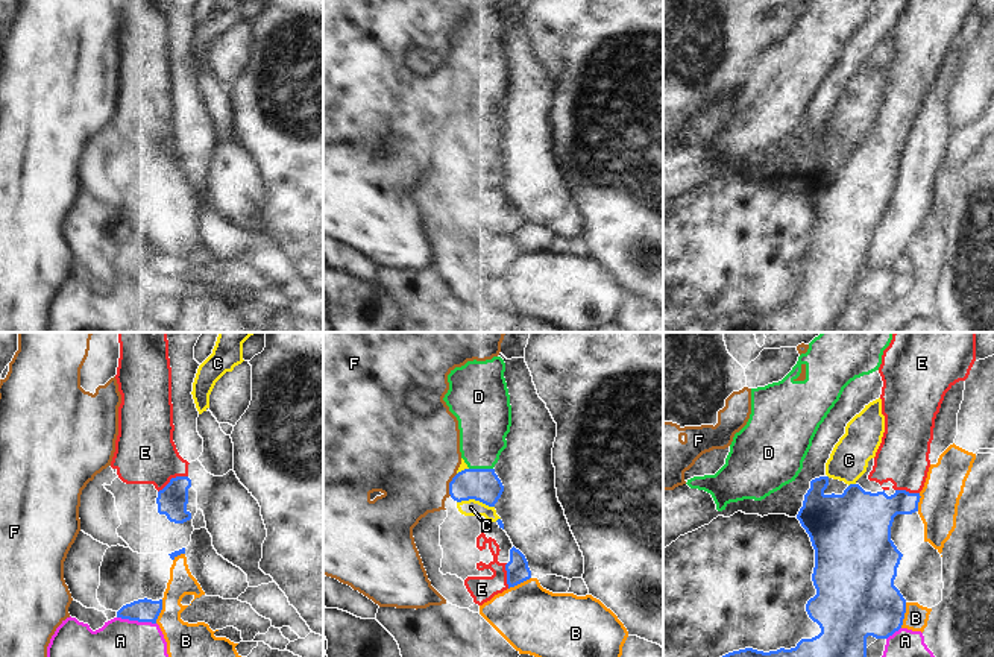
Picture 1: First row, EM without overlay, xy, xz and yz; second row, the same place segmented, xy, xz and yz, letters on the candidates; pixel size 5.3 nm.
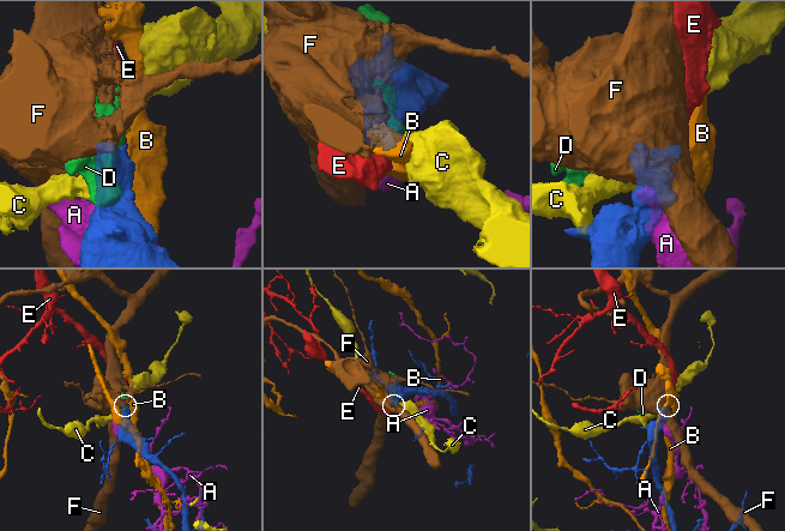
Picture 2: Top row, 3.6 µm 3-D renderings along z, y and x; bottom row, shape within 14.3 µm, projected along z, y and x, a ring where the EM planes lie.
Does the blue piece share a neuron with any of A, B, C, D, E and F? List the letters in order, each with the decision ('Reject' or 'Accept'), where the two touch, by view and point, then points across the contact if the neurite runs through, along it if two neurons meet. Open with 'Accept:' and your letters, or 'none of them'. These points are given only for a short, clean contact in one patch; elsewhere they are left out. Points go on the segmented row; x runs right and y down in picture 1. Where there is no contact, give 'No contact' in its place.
Accept: E
A: Reject. Touches blue at xy (137, 619). Boundary: xy (117, 616), (155, 624)
B: Reject. Touches blue at yz (903, 615)
C: Reject. Touches blue at xz (475, 499)
D: Reject. Touches blue at xz (481, 469). Boundary: xz (469, 468), (492, 469)
E: Accept. Touches blue at xy (172, 478). Path across: xy (172, 501), (172, 478), (144, 452)
F: Reject. Touches blue at xz (449, 484). Boundary: xz (457, 474), (449, 483), (449, 495)

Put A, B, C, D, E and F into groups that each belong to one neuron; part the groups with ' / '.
A / B / C / D / E / F

